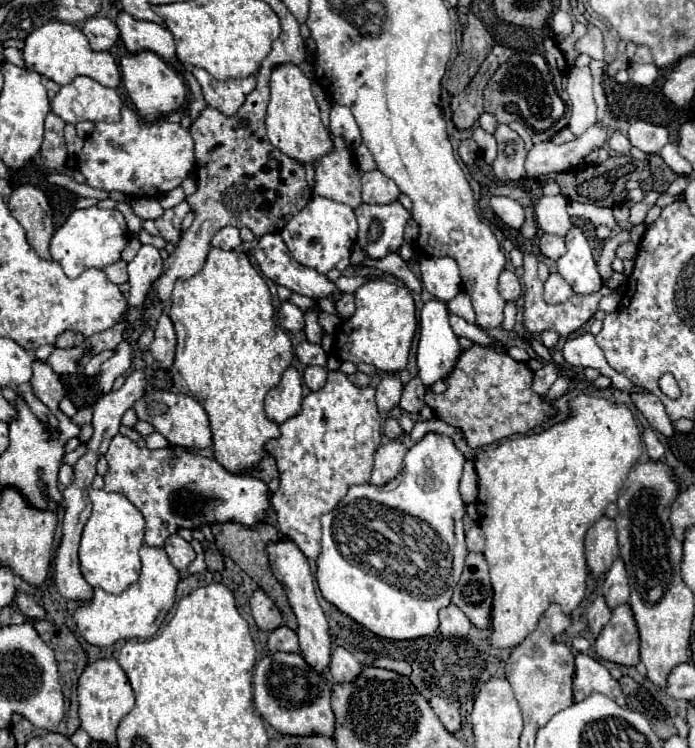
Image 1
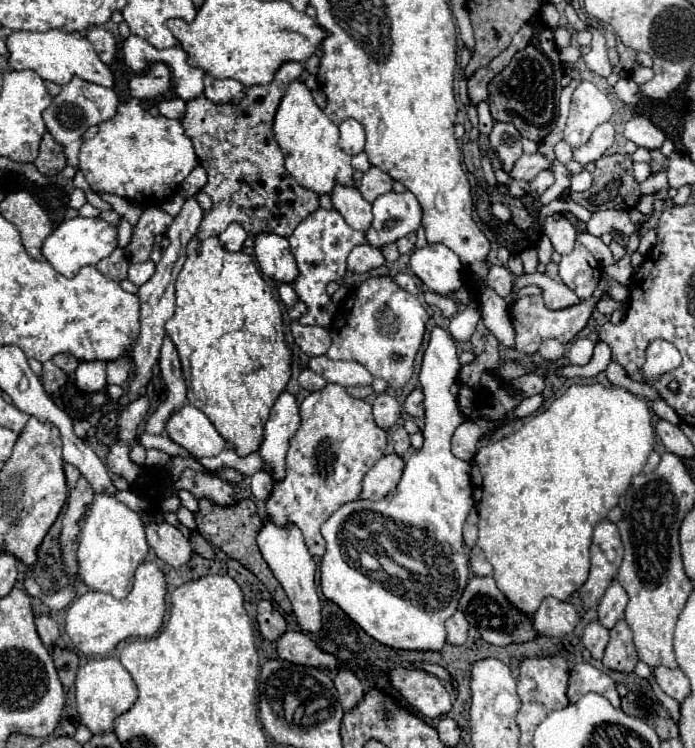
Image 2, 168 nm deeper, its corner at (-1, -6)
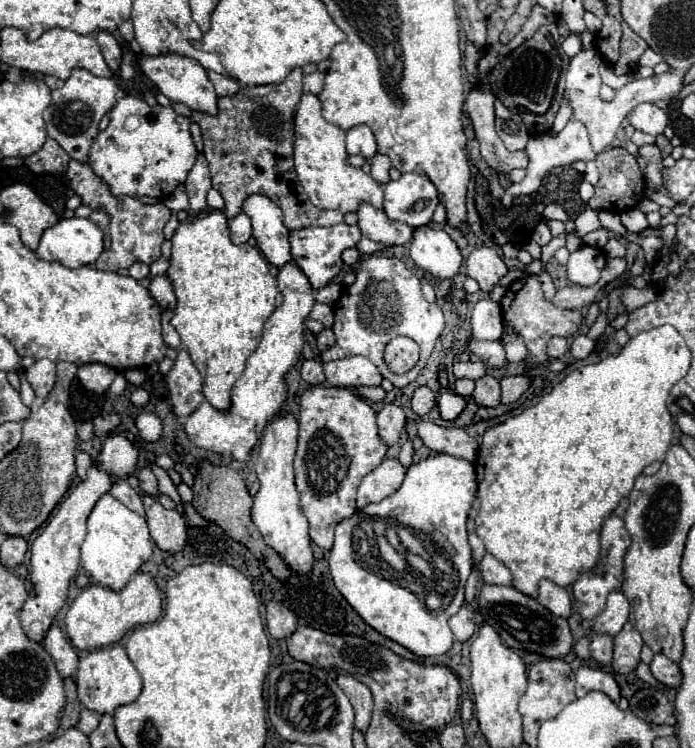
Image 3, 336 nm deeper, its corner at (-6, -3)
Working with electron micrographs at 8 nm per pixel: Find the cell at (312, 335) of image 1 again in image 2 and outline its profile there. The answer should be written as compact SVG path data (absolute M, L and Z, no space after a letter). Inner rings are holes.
M319 209L313 215L309 215L305 221L297 225L293 235L289 237L291 253L295 255L295 263L299 269L299 277L295 277L295 291L301 301L307 303L309 311L305 317L299 319L301 325L319 325L319 327L329 327L333 321L333 315L337 313L337 307L331 305L331 297L325 293L327 283L337 281L345 275L347 271L347 255L355 245L367 243L365 233L355 231L345 223L345 219L339 215L339 211L331 209Z

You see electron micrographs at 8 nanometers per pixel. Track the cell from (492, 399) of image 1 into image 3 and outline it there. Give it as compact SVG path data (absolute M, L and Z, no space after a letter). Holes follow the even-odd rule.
M480 300L472 310L472 334L478 340L500 340L504 334L498 302Z

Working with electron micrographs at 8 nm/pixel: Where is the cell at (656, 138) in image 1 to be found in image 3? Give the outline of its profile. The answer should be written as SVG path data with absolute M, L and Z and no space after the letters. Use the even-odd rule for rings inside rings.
M640 104L630 114L632 114L632 126L636 130L652 134L652 136L662 134L666 124L668 124L668 118L666 118L664 110L654 106L654 104Z

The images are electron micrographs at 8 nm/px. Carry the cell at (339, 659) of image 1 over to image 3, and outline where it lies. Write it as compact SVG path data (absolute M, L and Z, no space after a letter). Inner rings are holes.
M338 676L338 686L346 692L354 712L356 712L356 728L360 732L366 732L368 730L368 724L370 724L370 718L372 718L372 692L368 690L368 686L364 686L362 682L358 682L356 678L352 676Z

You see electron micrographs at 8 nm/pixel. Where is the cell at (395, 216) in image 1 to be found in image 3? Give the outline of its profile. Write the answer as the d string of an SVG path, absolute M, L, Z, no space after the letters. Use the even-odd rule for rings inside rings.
M414 172L402 174L400 180L390 180L384 188L384 212L386 212L386 216L390 220L408 224L410 228L418 228L418 226L428 224L438 202L440 202L440 198L438 198L434 184L422 174L414 174Z

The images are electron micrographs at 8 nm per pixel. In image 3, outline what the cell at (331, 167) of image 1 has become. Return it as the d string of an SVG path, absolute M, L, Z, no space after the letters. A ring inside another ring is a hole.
M362 202L356 210L358 226L362 234L374 242L384 242L390 246L400 246L412 240L412 228L406 224L398 224L390 220L382 210L374 208L372 204Z

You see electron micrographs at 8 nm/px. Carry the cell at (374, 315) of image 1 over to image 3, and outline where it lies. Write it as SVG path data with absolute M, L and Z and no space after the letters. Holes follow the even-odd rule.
M370 256L368 260L362 260L358 264L356 282L344 288L340 300L334 304L332 330L336 334L336 344L322 352L322 362L348 356L366 356L378 366L384 378L388 378L396 388L404 388L420 376L436 340L440 338L442 328L444 328L442 310L436 304L426 302L420 290L420 280L406 268L406 264L398 258ZM396 336L408 336L416 340L416 344L420 346L420 360L406 374L390 372L384 362L384 348Z

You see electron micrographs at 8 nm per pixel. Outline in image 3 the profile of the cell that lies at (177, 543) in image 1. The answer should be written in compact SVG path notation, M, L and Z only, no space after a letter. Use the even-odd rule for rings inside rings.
M144 496L142 502L154 544L166 552L184 550L188 540L184 518L176 510L162 508L154 496Z

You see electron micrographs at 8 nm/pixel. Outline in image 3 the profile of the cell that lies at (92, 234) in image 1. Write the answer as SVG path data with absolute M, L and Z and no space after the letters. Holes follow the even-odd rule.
M68 218L68 220L60 220L56 226L48 228L42 234L40 246L36 250L36 254L42 260L48 262L60 262L66 268L80 268L86 264L94 264L100 254L104 252L104 232L98 224L94 224L90 218Z

